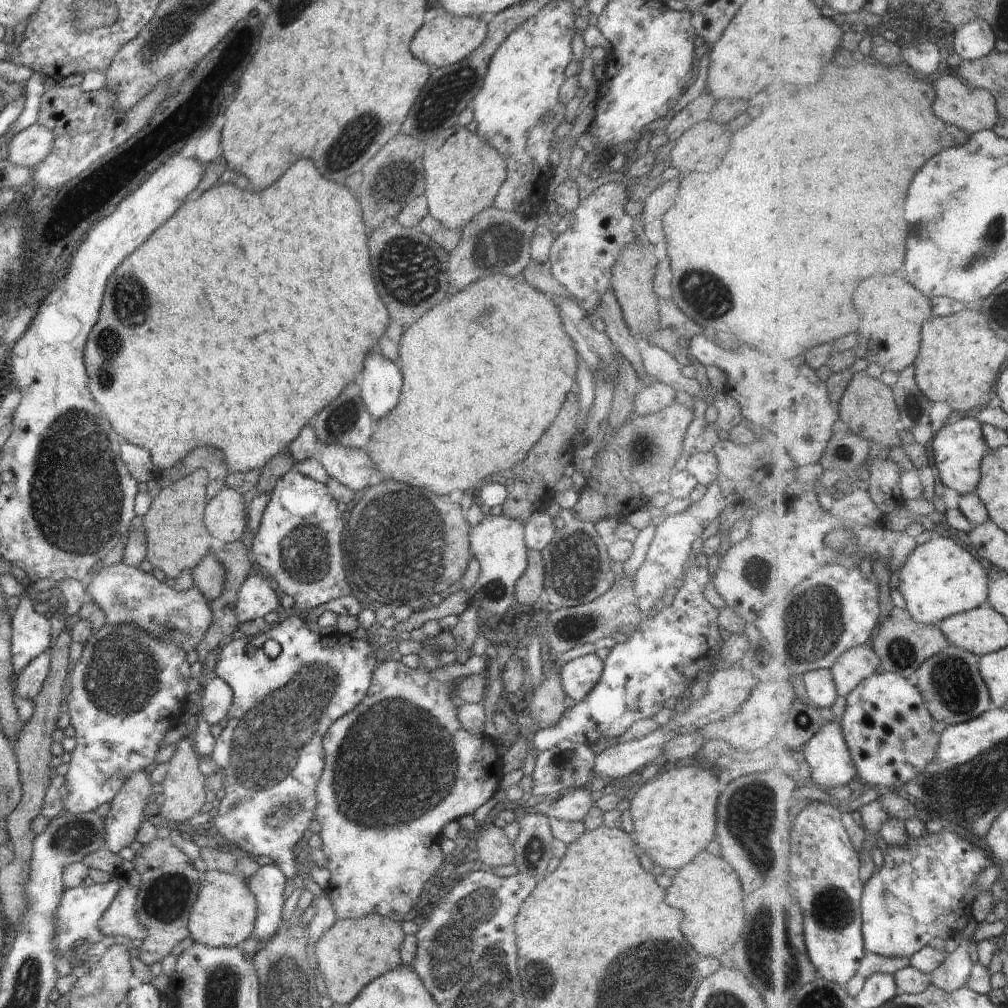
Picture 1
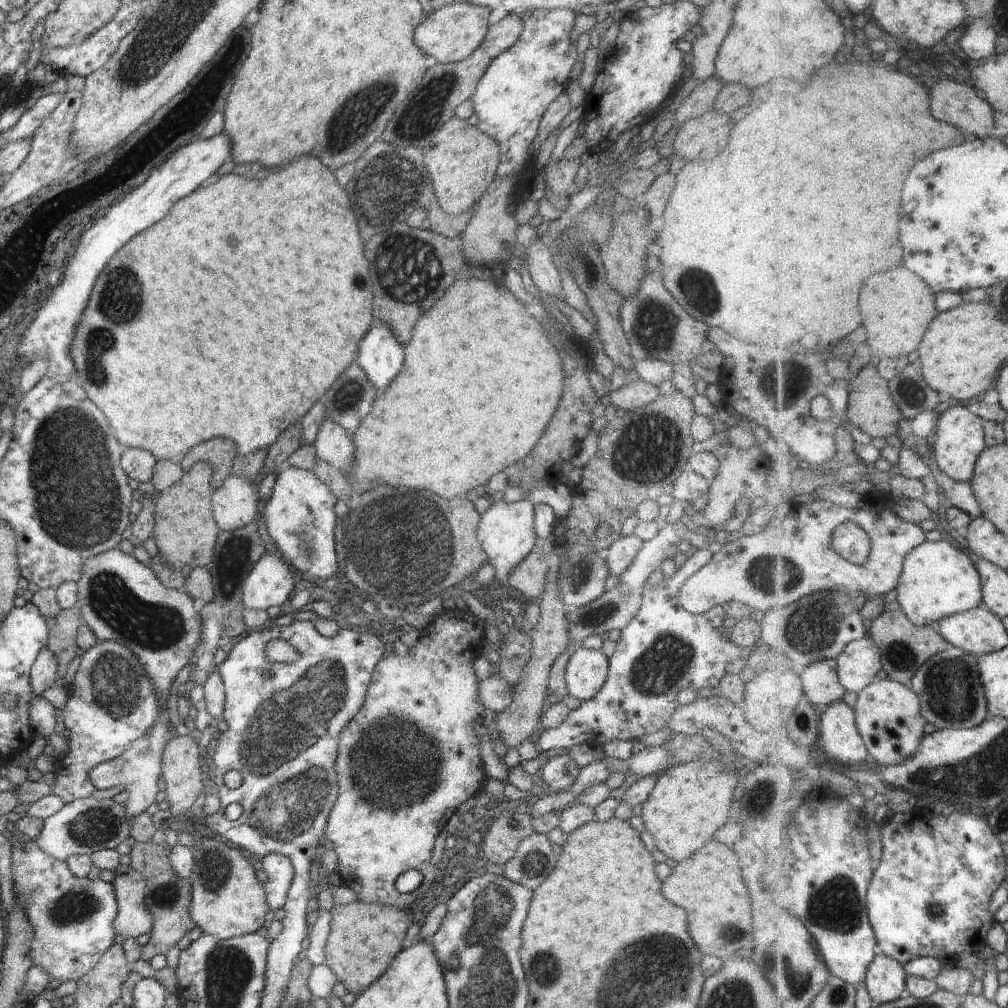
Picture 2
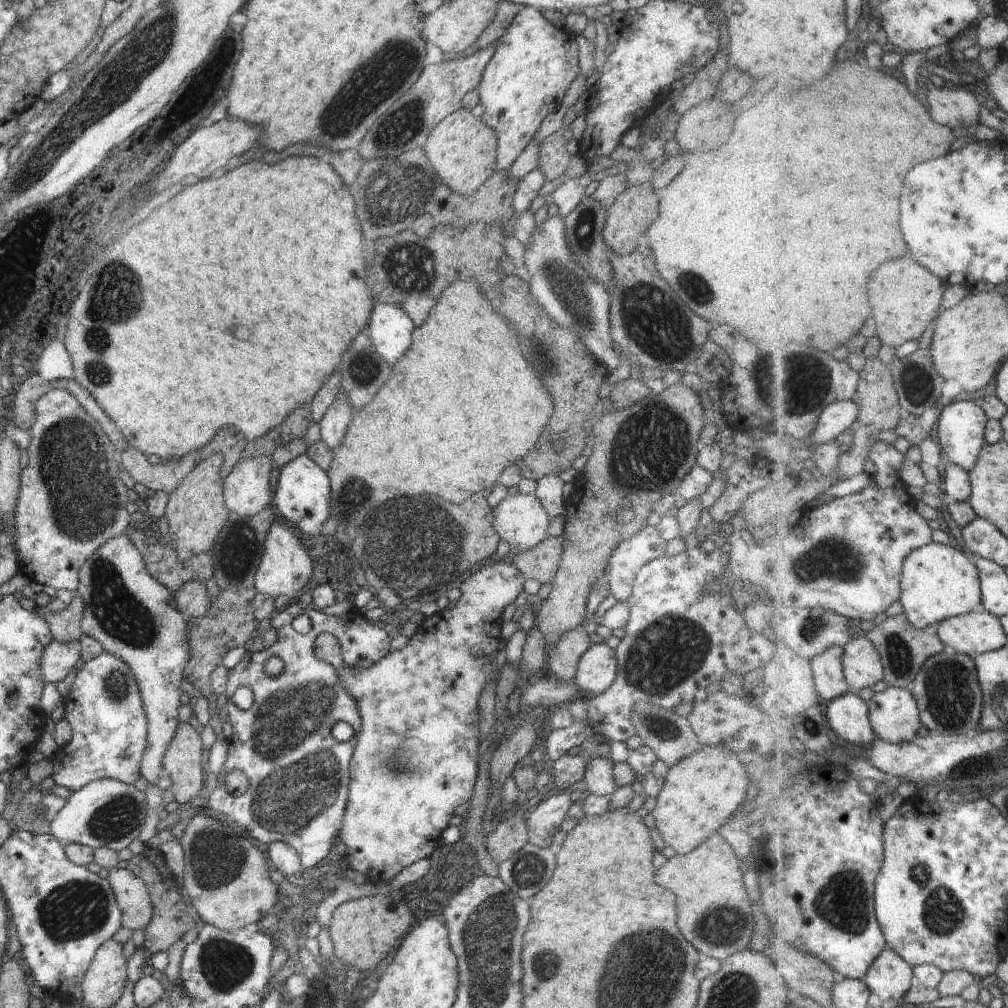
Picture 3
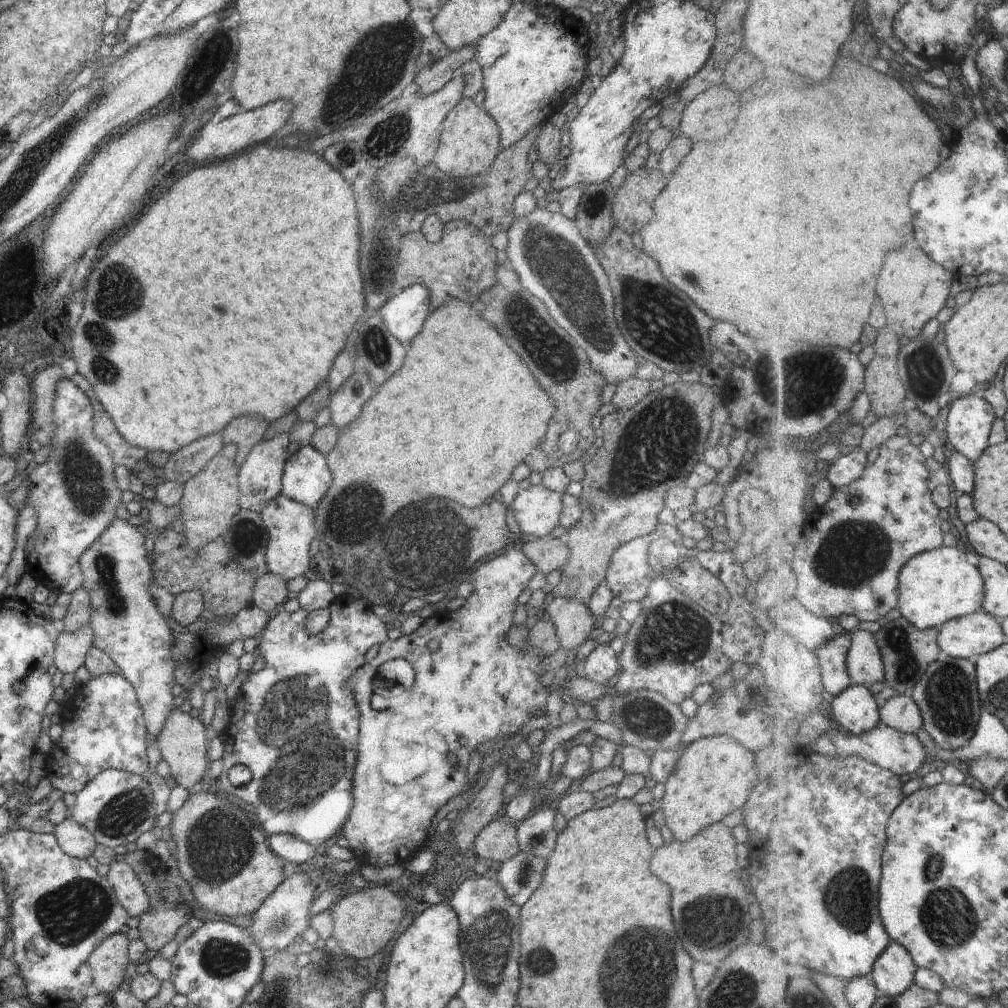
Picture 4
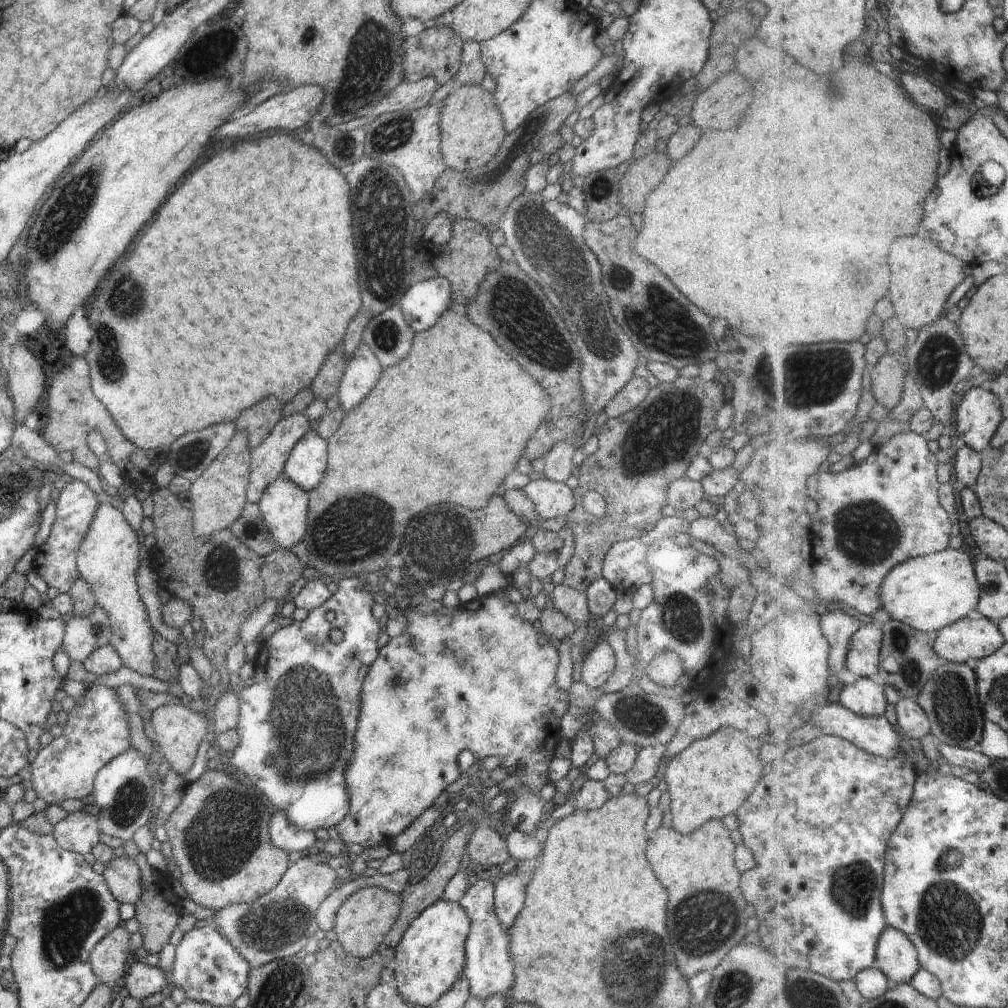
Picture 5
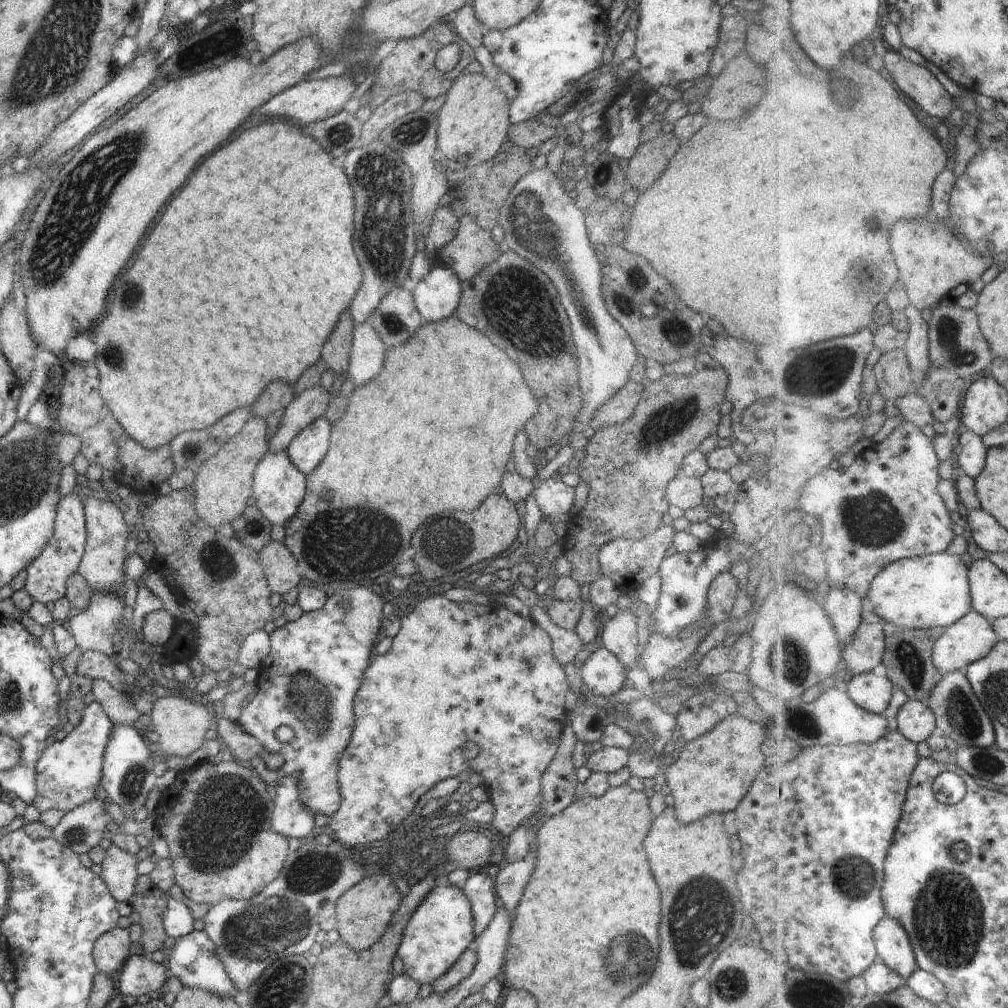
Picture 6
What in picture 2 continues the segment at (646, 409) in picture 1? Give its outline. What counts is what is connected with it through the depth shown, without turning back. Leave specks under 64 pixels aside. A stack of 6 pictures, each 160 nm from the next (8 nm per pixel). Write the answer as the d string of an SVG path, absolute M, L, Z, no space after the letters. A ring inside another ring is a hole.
M642 379L628 380L617 390L610 391L606 402L610 402L615 409L623 408L625 411L631 411L635 408L645 407L659 396L656 385Z

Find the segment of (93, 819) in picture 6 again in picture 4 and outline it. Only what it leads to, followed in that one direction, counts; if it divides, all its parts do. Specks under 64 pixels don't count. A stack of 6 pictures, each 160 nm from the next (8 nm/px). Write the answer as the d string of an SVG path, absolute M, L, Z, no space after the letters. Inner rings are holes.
M70 817L55 826L53 836L57 839L60 849L74 858L86 860L93 856L98 846L94 836Z

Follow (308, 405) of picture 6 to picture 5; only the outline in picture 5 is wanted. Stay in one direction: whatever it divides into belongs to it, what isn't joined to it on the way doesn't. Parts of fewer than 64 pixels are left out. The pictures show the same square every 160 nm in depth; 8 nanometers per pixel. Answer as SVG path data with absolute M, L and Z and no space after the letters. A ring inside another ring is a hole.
M304 413L294 414L288 418L282 418L274 429L269 432L269 436L250 454L250 482L246 490L247 502L258 504L262 494L268 490L268 486L284 475L284 468L292 448L311 430L310 420Z

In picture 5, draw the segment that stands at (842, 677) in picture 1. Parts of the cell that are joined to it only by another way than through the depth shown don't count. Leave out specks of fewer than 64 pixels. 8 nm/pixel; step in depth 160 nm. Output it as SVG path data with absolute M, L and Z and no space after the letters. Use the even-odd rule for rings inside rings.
M869 624L852 638L848 658L849 671L858 678L878 679L881 674L881 653L884 632L881 625Z

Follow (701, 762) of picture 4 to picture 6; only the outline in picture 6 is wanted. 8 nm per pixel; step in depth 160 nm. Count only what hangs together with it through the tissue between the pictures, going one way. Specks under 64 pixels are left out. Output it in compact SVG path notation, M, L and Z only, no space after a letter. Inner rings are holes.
M728 716L707 734L692 739L681 748L680 756L669 762L666 783L674 796L676 818L684 824L696 822L710 812L728 812L744 798L764 764L762 742L775 727L754 723L742 716Z

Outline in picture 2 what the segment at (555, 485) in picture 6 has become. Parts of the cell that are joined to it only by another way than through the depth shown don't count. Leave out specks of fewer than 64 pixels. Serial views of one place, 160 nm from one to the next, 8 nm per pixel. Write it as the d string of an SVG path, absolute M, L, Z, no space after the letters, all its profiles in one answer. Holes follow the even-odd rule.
M504 499L492 502L489 509L481 516L477 537L481 547L486 551L495 569L495 580L508 587L507 580L510 571L533 549L537 534L535 533L534 501L508 502Z

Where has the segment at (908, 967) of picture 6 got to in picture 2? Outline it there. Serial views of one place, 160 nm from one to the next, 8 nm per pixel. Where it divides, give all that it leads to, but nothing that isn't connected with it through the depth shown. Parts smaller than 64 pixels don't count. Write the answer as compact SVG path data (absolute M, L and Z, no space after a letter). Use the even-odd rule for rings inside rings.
M886 954L878 955L867 974L866 986L877 1005L885 1005L907 995L907 968Z

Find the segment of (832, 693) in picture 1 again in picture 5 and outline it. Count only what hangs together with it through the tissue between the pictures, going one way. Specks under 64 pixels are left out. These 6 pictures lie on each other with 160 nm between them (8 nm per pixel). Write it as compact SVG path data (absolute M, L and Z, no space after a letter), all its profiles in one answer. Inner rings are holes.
M834 610L823 611L822 630L831 642L831 670L834 676L843 676L849 670L848 658L851 650L852 638L864 626L858 618L848 612Z

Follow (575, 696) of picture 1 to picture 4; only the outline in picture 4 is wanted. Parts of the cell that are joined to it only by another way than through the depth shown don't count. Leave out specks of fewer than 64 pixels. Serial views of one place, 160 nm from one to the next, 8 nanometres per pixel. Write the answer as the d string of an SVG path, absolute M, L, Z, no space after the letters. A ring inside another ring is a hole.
M599 645L592 650L584 664L585 678L600 685L605 682L612 684L619 674L619 669L619 654L614 652L610 645Z

